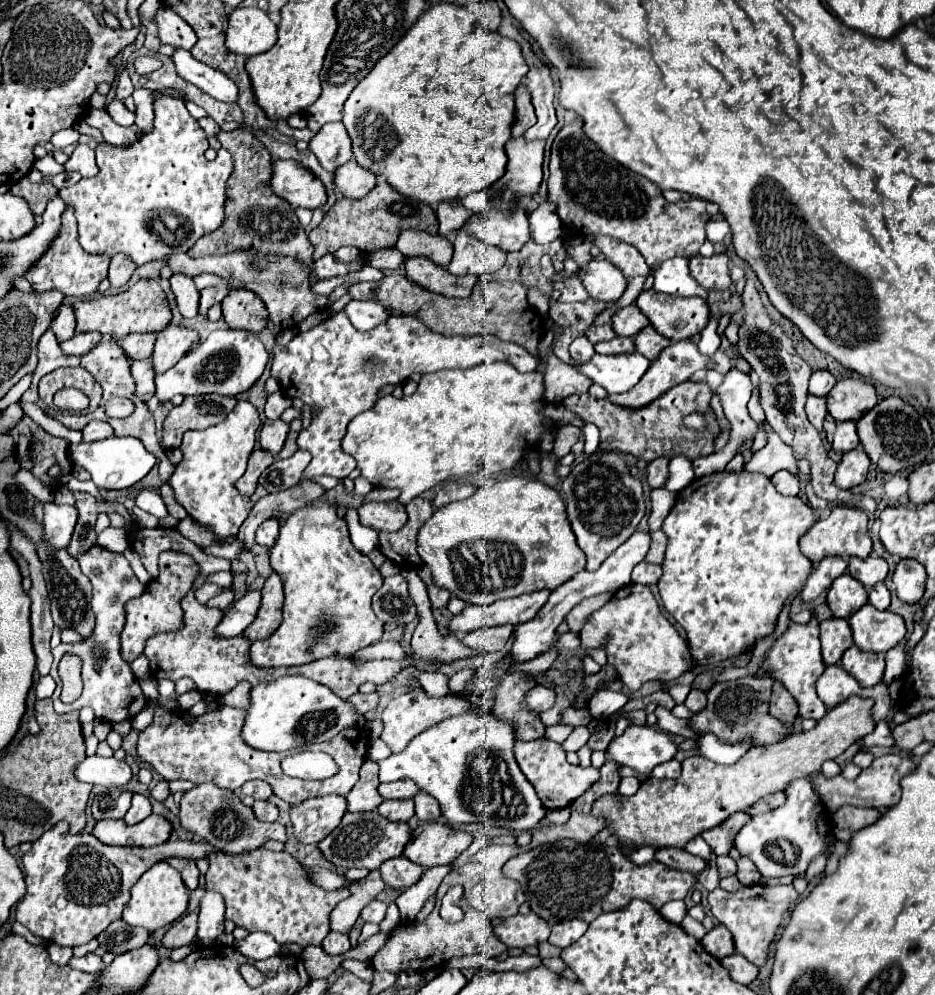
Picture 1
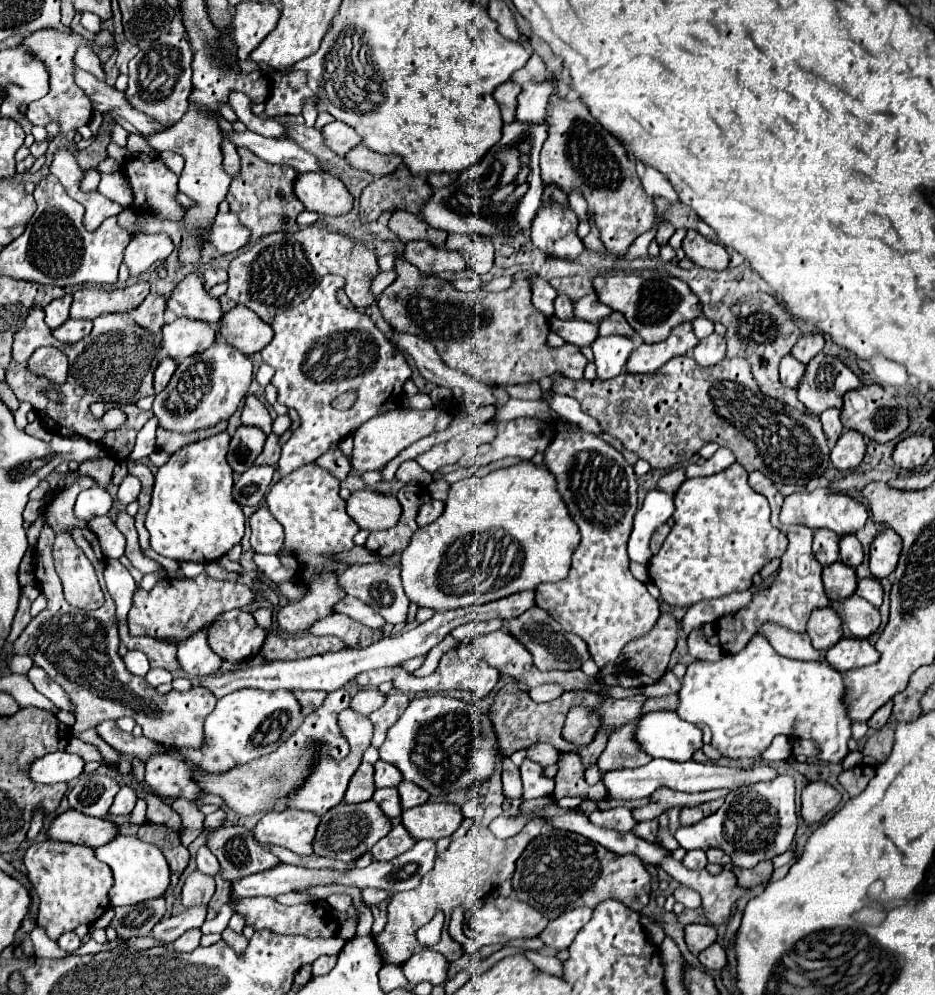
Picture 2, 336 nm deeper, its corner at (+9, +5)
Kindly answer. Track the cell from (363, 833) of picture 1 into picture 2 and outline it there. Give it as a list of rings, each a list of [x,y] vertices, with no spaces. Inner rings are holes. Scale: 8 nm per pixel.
[[[366,800],[358,804],[340,802],[338,806],[334,806],[334,810],[328,810],[322,816],[314,838],[314,852],[318,856],[326,856],[342,862],[354,862],[362,854],[370,852],[370,848],[390,832],[390,828],[392,822],[382,814],[382,810],[378,808],[378,804],[374,804],[374,800]]]

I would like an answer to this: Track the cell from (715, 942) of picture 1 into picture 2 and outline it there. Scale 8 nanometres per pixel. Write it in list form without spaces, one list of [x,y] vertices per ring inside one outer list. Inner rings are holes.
[[[688,924],[684,928],[686,934],[686,944],[692,954],[700,954],[708,946],[712,946],[718,938],[716,928],[712,924]]]

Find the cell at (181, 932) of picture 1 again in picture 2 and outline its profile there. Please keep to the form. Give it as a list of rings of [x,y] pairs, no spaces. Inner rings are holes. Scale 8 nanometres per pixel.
[[[194,870],[186,882],[184,882],[184,888],[182,888],[182,904],[186,908],[192,908],[192,906],[200,906],[200,904],[206,904],[210,902],[212,894],[214,894],[214,878],[212,876],[206,876],[198,870]]]

